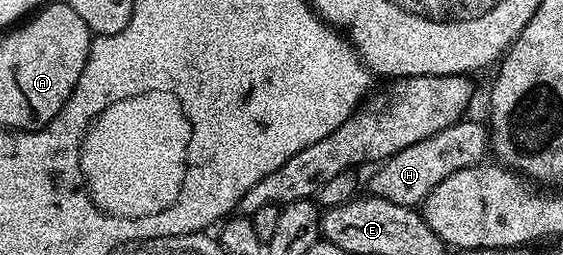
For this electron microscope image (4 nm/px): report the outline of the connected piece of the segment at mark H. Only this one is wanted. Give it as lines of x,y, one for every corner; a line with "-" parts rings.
461,121
434,133
434,137
426,137
426,141
418,141
414,145
406,145
389,159
383,160
375,168
372,175
371,194
388,199
394,205
415,208
423,204
424,198
438,186
450,173
458,169
474,167
485,162
490,151
490,131
483,122
468,123

